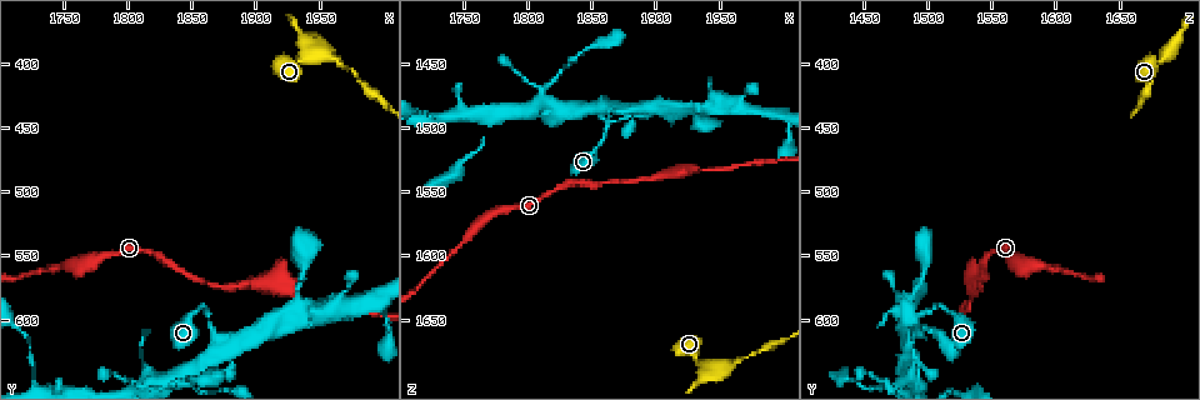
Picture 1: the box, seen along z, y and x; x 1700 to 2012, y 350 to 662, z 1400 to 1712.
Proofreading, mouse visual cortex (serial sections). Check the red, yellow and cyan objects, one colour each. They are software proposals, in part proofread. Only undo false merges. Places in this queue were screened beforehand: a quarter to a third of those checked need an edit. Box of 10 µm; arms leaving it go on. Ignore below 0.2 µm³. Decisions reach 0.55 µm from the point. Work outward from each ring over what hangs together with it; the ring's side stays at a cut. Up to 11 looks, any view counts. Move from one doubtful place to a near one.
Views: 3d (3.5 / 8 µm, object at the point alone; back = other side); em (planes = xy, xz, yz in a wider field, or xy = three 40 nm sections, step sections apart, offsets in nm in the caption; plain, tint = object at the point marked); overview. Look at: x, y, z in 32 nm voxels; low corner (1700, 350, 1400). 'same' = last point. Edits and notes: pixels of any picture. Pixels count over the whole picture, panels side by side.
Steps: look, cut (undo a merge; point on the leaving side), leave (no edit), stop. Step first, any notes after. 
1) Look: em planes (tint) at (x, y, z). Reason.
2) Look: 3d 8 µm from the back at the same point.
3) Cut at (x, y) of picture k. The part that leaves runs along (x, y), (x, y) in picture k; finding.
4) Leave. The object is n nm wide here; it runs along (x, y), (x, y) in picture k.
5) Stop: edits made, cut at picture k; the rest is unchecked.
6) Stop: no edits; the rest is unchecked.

Look: 3d 3.5 µm at (1928, 578, 1534). Calibre changes.

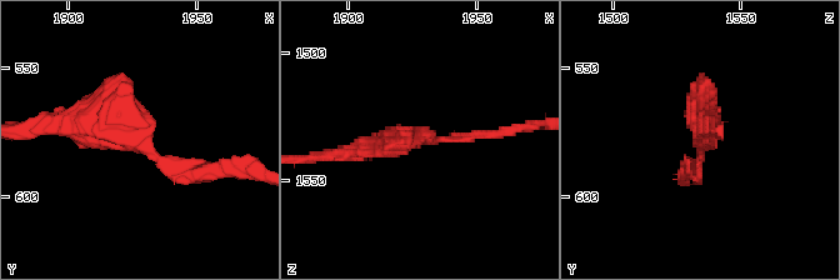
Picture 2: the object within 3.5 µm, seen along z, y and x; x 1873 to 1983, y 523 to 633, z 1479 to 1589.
Look: em xy step 3 (tint) at (1926, 579, 1534). Shape alone is not enough.

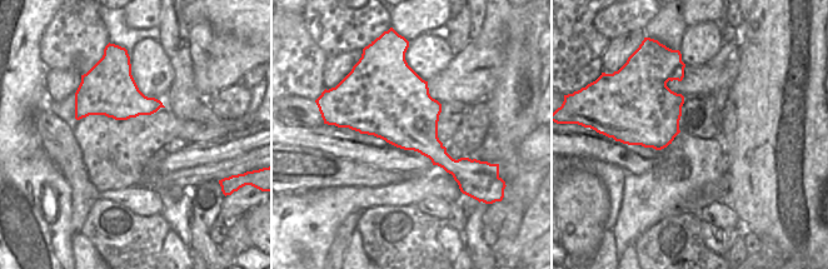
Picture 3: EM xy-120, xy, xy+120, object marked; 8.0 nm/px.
Leave. It runs along (56, 126), (203, 173) in picture 2; continuous, no second cell.

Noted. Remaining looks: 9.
Look: 3d 8 µm at (1986, 592, 1488). Calibre changes.

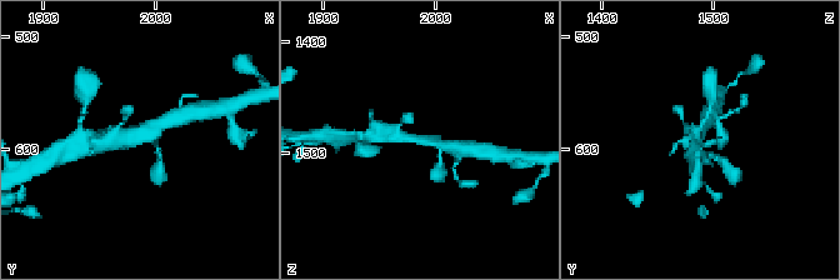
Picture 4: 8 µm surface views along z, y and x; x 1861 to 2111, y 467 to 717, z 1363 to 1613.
Look: 3d 3.5 µm at the same point.

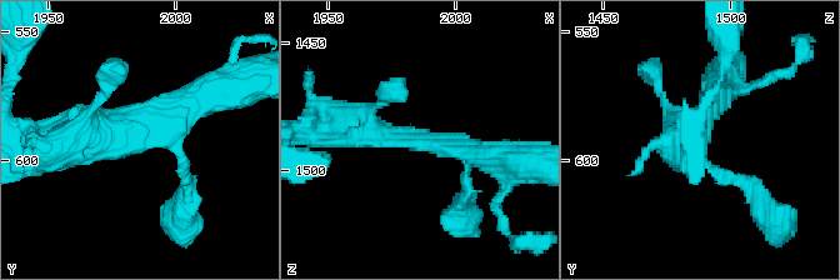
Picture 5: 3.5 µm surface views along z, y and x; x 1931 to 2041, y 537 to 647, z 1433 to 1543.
Look: em xy step 1 (tint) at (1985, 592, 1487).

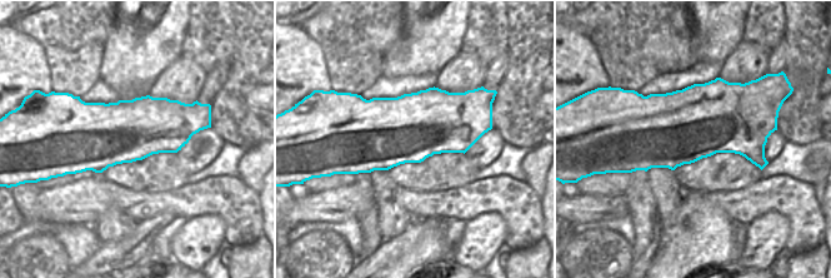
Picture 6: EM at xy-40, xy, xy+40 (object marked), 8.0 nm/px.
Leave. The object is 550 nm wide here; it runs along (334, 124), (461, 143), (465, 163) in picture 5; one cell here.

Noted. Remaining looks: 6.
Look: 3d 3.5 µm at (1846, 642, 1488). A fork.

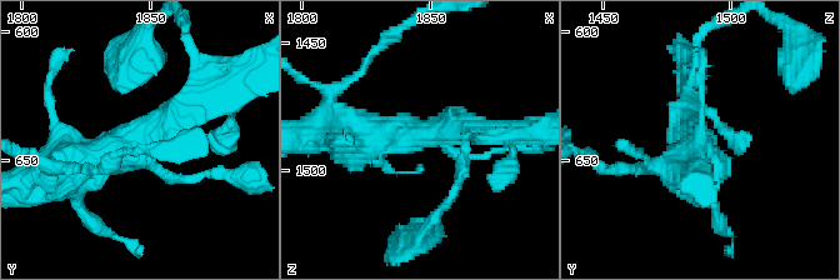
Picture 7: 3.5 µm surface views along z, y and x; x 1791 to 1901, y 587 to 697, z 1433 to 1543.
Look: em xy step 2 (tint) at (1846, 640, 1488). 3 arms meet here; the arms are 150, 300, 500 nm wide.

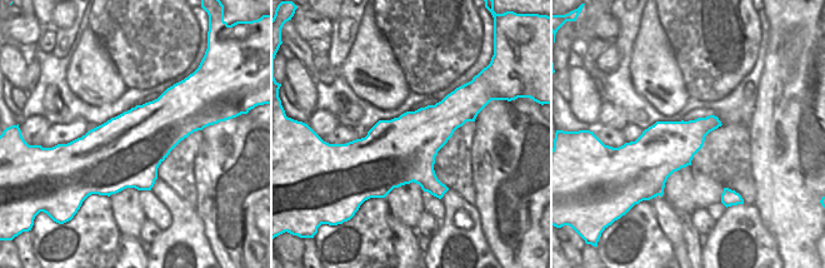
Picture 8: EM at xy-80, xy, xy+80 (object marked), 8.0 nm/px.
Leave. It runs along (201, 81), (159, 128), (64, 170) in picture 7; one cell here.

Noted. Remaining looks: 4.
Look: 3d 3.5 µm at (1726, 642, 1492). Sudden change in width.

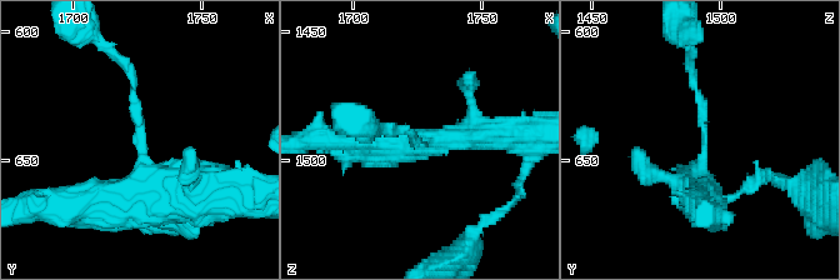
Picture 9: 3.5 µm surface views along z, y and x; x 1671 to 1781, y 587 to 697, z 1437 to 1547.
Look: em xy step 5 (tint) at (1726, 643, 1493). 3 arms meet here; the arms are 100, 350, 350 nm wide; need the tissue.

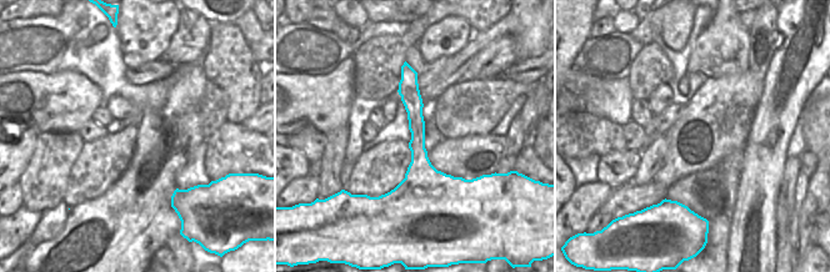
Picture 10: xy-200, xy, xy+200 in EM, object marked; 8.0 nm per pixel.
Leave. It runs along (194, 189), (140, 170), (133, 74), (121, 63) in picture 9; one cell here.

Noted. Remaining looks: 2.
Look: 3d 3.5 µm at (1964, 396, 1684). Abrupt turn.

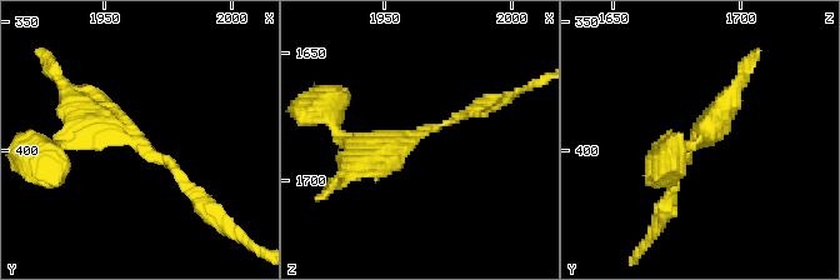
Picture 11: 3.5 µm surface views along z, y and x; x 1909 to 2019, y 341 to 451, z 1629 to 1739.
Look: em xy step 2 (tint) at (1961, 396, 1681). The arms are 100, 350 nm wide.

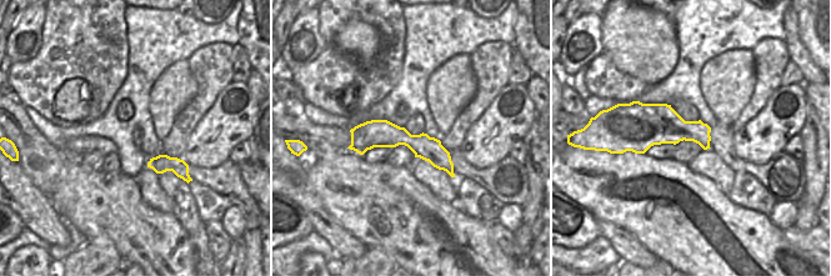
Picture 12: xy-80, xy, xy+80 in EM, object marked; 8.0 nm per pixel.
Leave. It runs along (354, 146), (405, 138), (450, 170) in picture 12; continuous, no second cell.

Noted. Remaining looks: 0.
Stop: no edits; the rest is unchecked.

